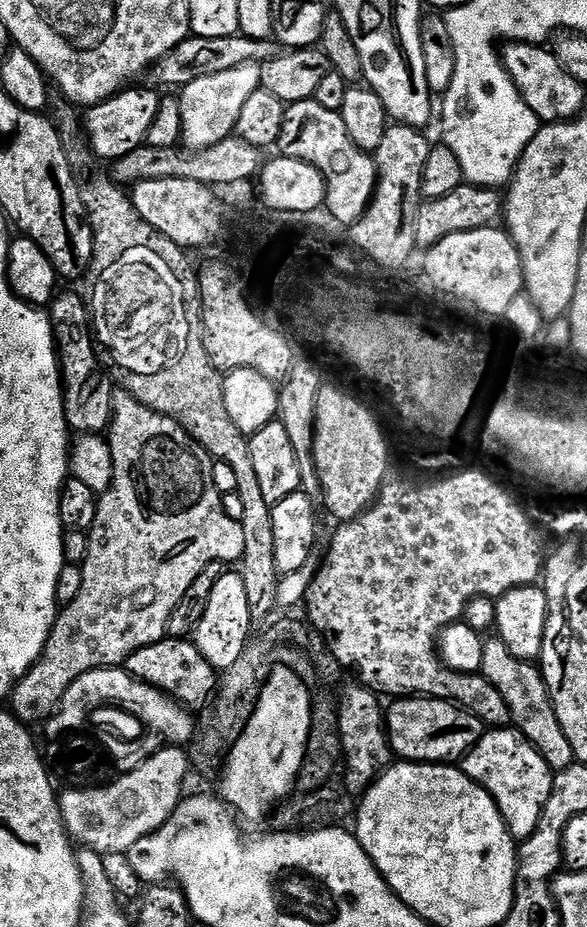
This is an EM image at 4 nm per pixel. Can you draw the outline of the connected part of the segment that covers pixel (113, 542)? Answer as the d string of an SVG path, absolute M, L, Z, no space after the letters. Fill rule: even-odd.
M119 395L111 397L112 415L106 429L108 449L112 455L112 485L109 486L107 492L96 500L94 522L86 533L88 549L82 565L82 586L76 597L69 604L65 604L59 609L42 654L33 662L31 670L12 687L10 693L10 701L12 700L10 711L25 726L33 726L32 724L38 723L39 720L41 722L47 721L59 709L60 700L66 694L68 687L78 678L82 678L82 674L100 669L115 669L117 666L123 665L134 650L157 644L160 640L165 639L170 614L174 610L174 606L178 606L178 602L182 602L182 594L186 594L186 590L190 590L194 578L198 578L198 574L202 574L208 568L213 567L219 556L232 556L232 552L236 552L236 544L232 544L232 540L236 540L236 528L232 528L232 524L228 524L232 516L228 512L223 516L216 516L216 512L208 512L208 516L200 516L200 504L208 504L208 500L213 495L211 491L202 496L184 496L184 516L180 516L180 484L192 484L192 472L184 472L184 480L180 480L180 468L192 468L192 459L197 456L193 445L187 439L184 439L184 441L176 437L176 435L183 433L181 425L169 419L168 416L155 412L153 408L148 408L142 402L138 402L133 396Z

